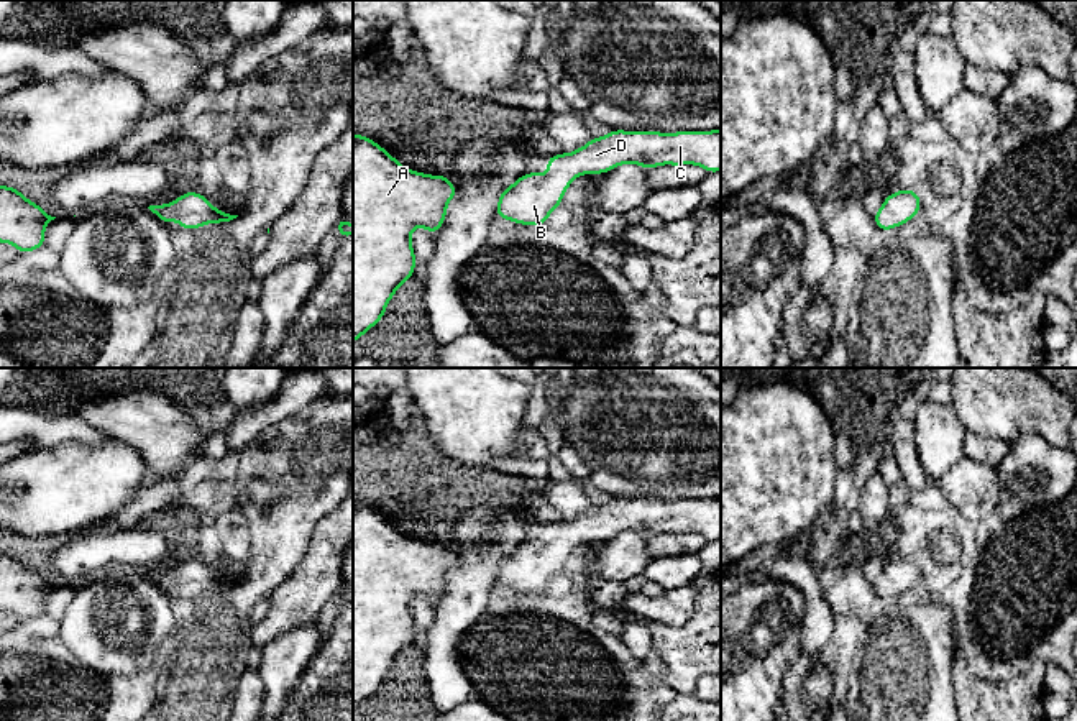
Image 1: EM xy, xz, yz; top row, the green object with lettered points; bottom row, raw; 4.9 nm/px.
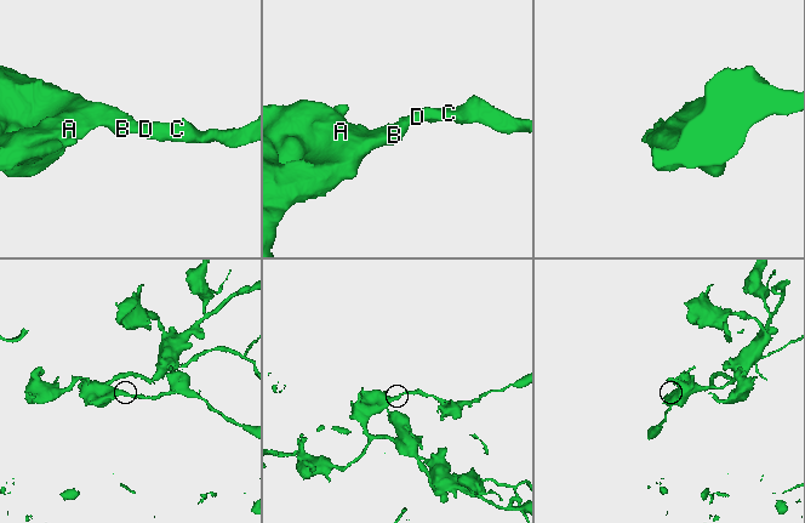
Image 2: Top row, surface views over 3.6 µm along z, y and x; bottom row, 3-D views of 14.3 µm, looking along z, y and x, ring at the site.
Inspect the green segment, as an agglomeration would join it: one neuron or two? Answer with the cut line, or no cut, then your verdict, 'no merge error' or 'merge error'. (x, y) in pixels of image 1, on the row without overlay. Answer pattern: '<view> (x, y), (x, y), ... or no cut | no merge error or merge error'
no cut | no merge error

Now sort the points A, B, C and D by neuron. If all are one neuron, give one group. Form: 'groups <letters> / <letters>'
groups A B C D

